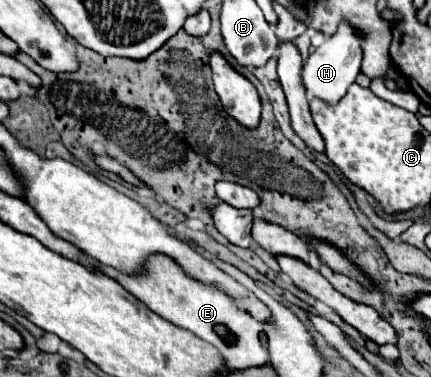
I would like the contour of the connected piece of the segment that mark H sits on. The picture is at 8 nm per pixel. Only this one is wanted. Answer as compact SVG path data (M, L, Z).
M340 24L336 34L330 36L320 48L316 48L304 62L302 84L308 96L318 98L330 106L338 104L346 96L350 84L360 74L360 64L362 64L362 48L358 42L358 34L348 24Z

